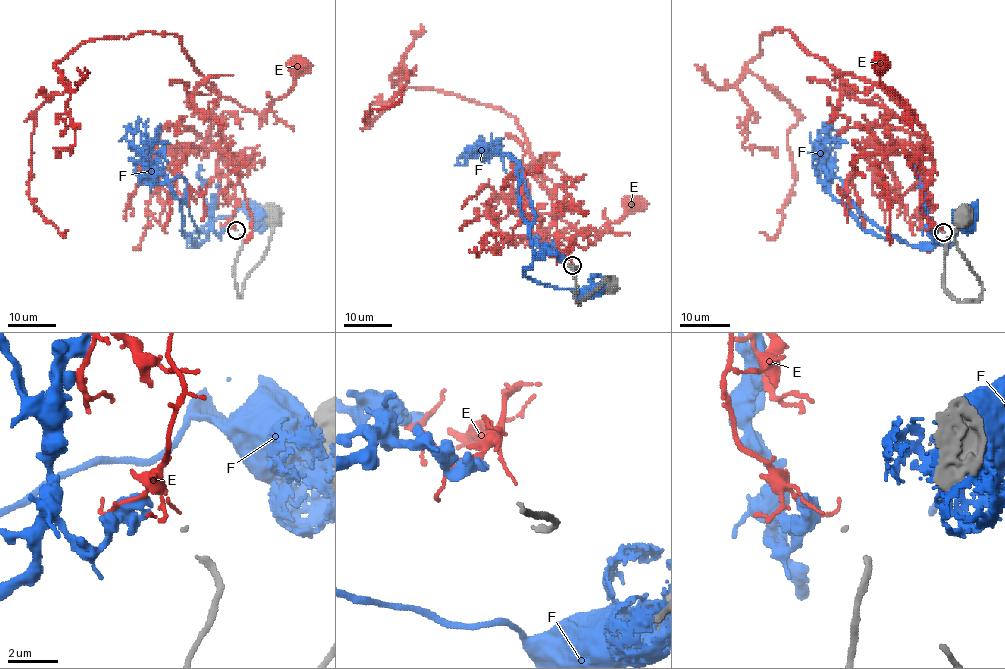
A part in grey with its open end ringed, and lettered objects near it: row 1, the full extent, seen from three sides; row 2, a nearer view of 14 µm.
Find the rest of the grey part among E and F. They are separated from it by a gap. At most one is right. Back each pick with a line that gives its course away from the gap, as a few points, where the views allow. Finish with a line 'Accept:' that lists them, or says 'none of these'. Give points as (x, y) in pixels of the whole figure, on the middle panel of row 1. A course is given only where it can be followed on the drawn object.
Accept: none of these

